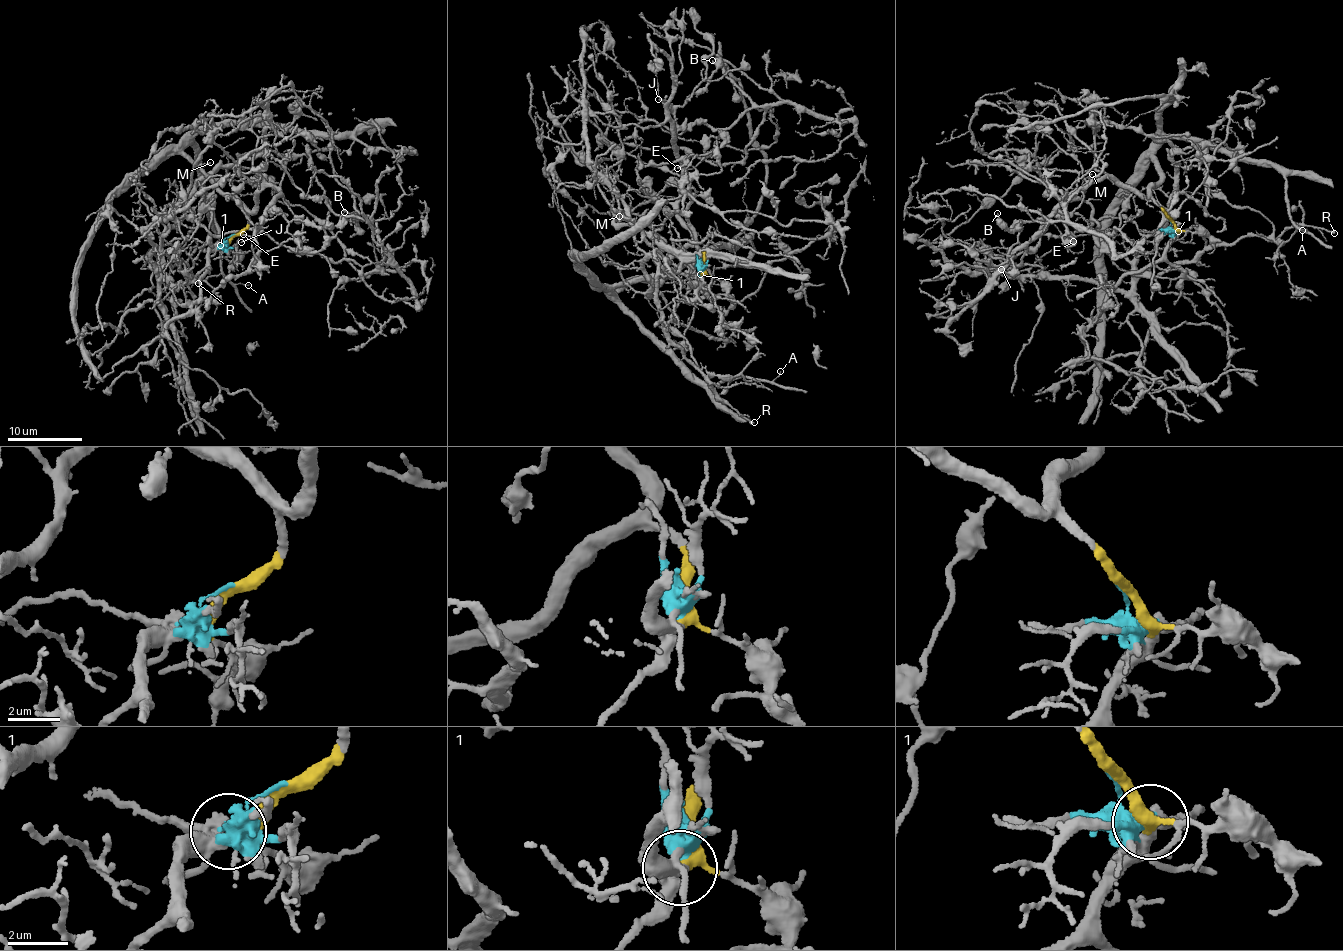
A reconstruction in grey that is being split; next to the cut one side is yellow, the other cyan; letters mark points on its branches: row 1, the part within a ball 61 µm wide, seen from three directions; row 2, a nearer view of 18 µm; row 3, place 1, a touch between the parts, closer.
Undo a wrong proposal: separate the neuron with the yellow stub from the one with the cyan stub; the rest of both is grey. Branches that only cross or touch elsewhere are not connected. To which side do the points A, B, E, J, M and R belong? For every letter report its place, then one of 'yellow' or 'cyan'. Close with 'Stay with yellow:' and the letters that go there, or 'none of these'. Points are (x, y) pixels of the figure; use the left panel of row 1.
A: at (248, 285); yellow
B: at (344, 212); yellow
E: at (243, 234); yellow
J: at (241, 242); yellow
M: at (210, 162); cyan
R: at (198, 283); cyan
Stay with yellow: A, B, E, J

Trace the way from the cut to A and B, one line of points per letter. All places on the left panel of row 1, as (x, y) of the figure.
A: (233, 234), (248, 223), (243, 205), (183, 150), (190, 143), (220, 262), (233, 283), (248, 286)
B: (233, 234), (257, 210), (262, 189), (276, 184), (269, 209), (289, 221), (322, 227), (344, 211)

